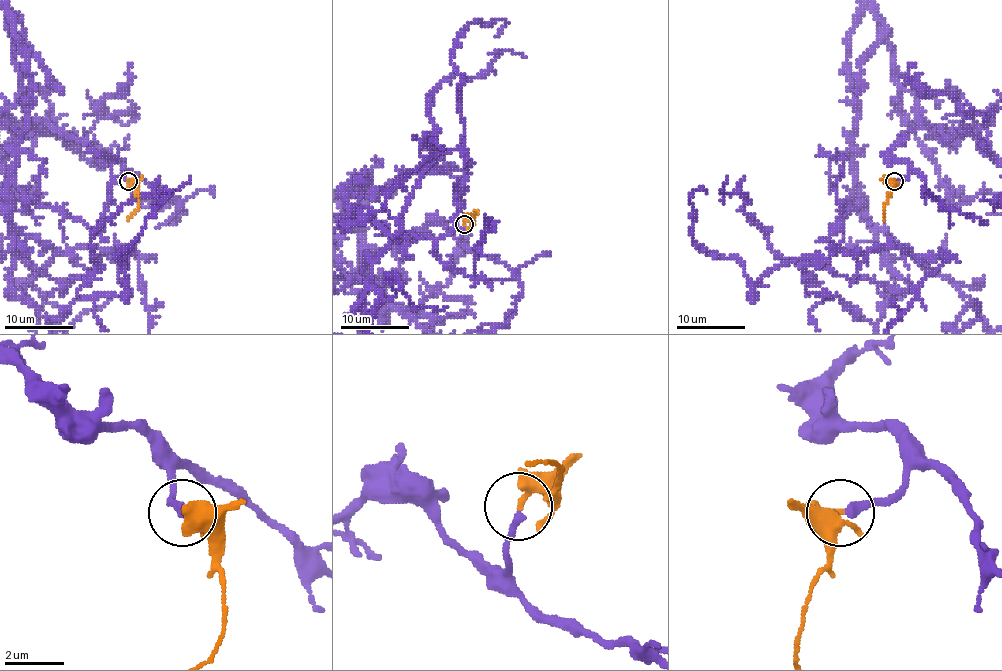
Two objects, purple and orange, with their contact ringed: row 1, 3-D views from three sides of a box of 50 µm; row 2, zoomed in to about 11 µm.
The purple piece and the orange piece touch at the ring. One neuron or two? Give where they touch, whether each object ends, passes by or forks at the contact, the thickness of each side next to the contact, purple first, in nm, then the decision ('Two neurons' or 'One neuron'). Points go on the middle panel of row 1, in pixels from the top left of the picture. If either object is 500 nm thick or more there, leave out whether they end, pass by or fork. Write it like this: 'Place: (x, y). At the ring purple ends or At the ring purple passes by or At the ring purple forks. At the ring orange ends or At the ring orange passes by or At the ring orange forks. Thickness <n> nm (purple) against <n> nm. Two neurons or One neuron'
Place: (464, 224). At the ring purple ends. At the ring orange ends. Thickness 280 nm (purple) against 340 nm. One neuron

